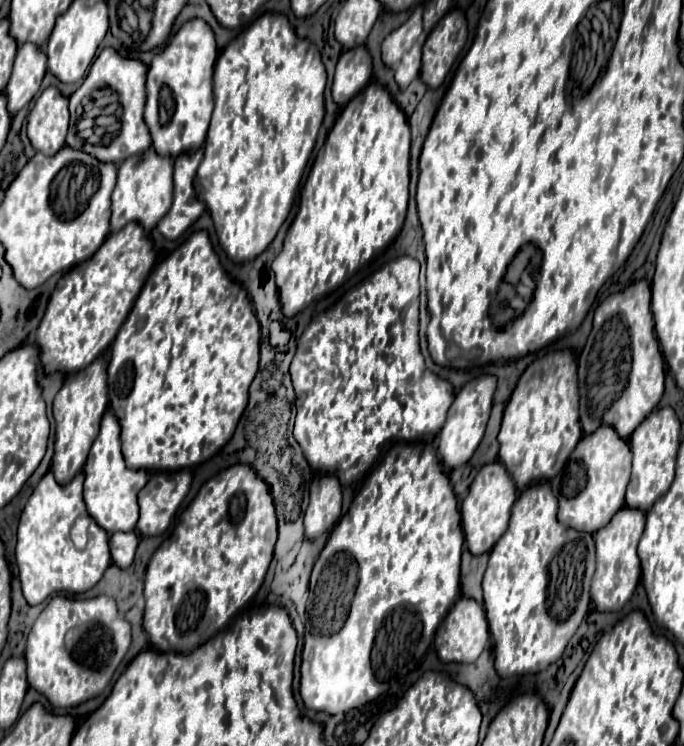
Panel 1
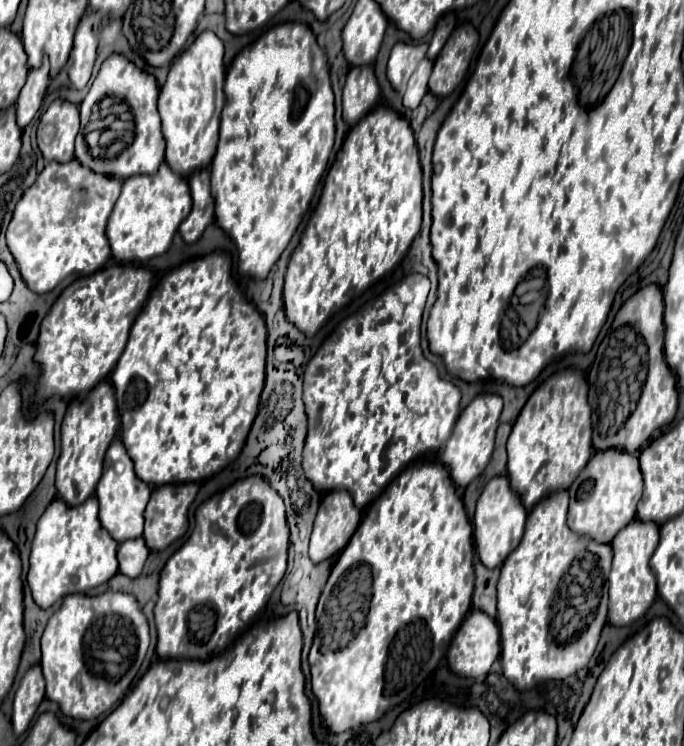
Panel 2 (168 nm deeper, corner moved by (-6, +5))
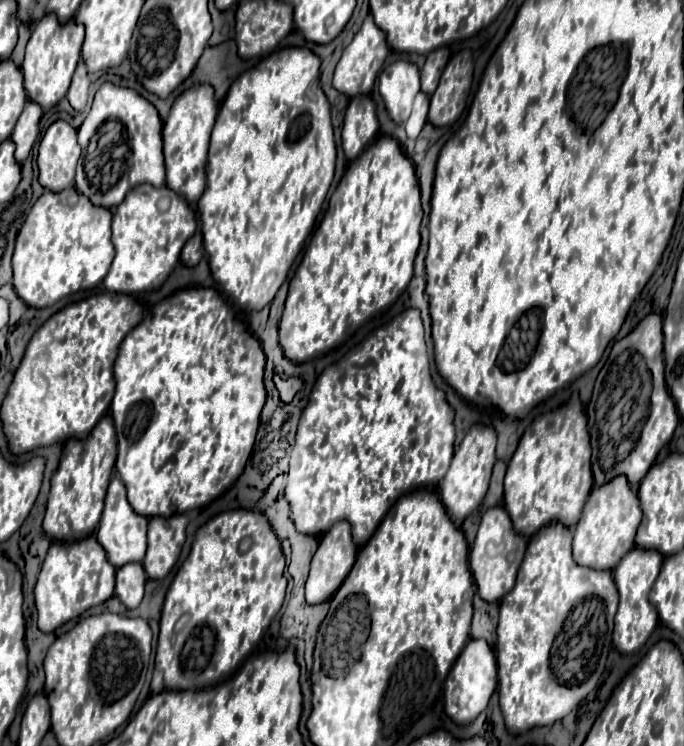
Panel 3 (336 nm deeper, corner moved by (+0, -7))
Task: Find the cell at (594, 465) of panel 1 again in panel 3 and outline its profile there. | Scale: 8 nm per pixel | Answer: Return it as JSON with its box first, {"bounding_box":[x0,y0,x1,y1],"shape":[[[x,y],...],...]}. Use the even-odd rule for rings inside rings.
{"bounding_box":[573,476,641,570],"shape":[[[625,476],[615,478],[605,486],[591,490],[589,500],[583,508],[583,516],[577,522],[573,534],[573,558],[577,564],[593,570],[613,570],[619,560],[635,548],[635,532],[641,524],[641,508],[637,494],[629,488]]]}

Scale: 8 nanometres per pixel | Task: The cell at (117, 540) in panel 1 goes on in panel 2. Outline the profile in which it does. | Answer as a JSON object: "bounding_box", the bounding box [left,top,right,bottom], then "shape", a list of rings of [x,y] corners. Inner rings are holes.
{"bounding_box":[117,538,149,578],"shape":[[[143,538],[121,542],[119,550],[117,550],[119,572],[129,578],[137,578],[143,570],[147,554],[149,554],[149,548],[147,548],[147,544],[143,544]]]}

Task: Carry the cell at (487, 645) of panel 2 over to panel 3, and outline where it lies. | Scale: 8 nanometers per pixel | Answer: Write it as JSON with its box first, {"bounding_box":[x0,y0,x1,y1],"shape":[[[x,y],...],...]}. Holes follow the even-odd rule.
{"bounding_box":[445,640,497,726],"shape":[[[469,640],[445,680],[445,712],[447,712],[447,716],[461,726],[475,722],[479,718],[479,714],[487,708],[495,688],[497,688],[497,662],[495,662],[495,656],[493,656],[489,644],[485,640]]]}

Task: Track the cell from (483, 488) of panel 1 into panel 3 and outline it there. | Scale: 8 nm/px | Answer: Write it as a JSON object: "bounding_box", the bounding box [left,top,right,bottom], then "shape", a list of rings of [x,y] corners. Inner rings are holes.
{"bounding_box":[469,506,527,602],"shape":[[[495,506],[483,514],[483,520],[479,524],[479,532],[469,556],[469,566],[477,584],[477,592],[483,600],[501,602],[503,596],[511,592],[525,548],[527,548],[527,540],[523,536],[517,536],[517,532],[513,532],[513,524],[503,506]]]}

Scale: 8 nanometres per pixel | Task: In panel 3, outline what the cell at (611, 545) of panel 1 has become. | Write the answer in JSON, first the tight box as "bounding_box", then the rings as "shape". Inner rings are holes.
{"bounding_box":[613,548,663,654],"shape":[[[633,548],[613,570],[613,578],[621,596],[619,610],[615,616],[615,630],[613,630],[613,644],[621,654],[633,654],[645,646],[649,640],[651,632],[657,626],[657,610],[649,602],[649,592],[661,572],[663,556],[655,550],[643,550],[643,548]]]}

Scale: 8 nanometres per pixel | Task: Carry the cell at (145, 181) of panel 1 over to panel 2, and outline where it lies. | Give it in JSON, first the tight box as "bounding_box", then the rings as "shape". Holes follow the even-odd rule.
{"bounding_box":[107,162,191,264],"shape":[[[163,162],[159,166],[159,170],[151,176],[131,176],[131,180],[123,180],[121,196],[115,202],[115,208],[113,208],[113,212],[109,216],[109,222],[107,222],[107,238],[109,238],[111,250],[113,250],[113,258],[117,262],[143,264],[149,258],[163,254],[171,244],[177,226],[189,214],[189,210],[191,210],[189,184],[187,184],[185,176],[179,176],[177,172],[171,172],[171,168],[167,168],[167,162]]]}

